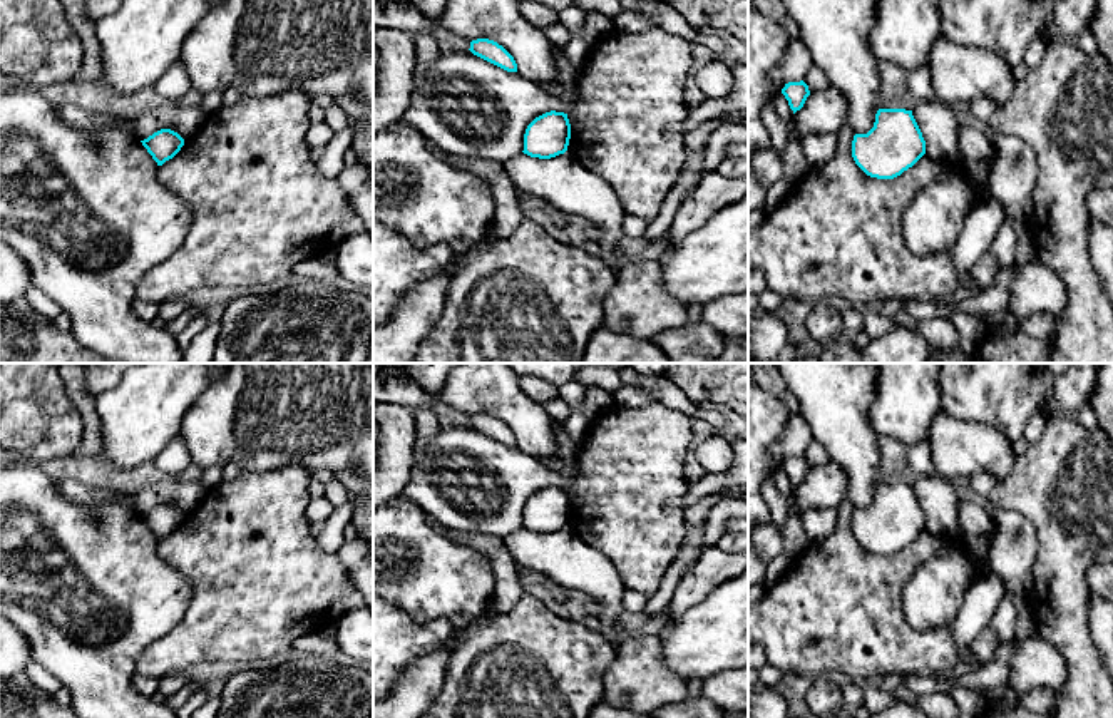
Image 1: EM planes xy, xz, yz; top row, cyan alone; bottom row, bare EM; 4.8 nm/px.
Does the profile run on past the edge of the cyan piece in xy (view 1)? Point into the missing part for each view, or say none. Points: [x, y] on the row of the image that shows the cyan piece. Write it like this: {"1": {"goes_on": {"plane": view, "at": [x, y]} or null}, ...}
{"1": {"goes_on": null}}

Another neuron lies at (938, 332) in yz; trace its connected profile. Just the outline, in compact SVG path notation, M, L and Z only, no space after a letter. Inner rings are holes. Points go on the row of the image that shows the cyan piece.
M947 316L917 321L916 330L931 346L954 348L959 345L956 326L947 320Z

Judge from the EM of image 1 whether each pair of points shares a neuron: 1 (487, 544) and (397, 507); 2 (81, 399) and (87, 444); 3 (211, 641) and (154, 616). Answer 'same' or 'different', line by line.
1: different
2: same
3: different

